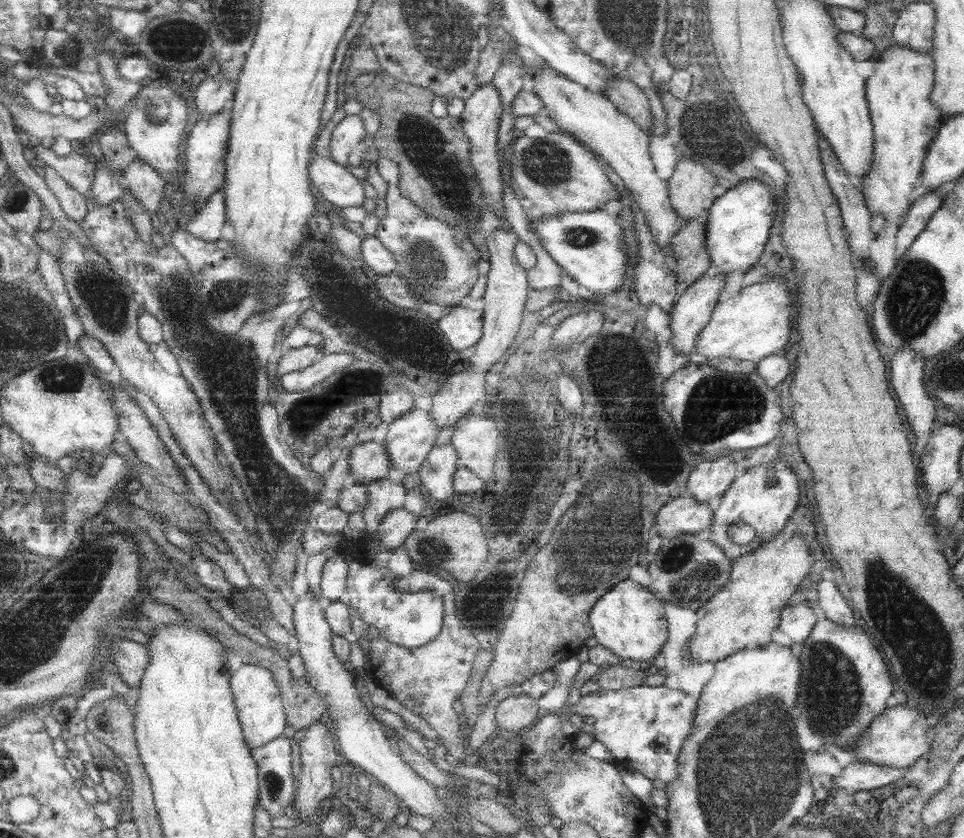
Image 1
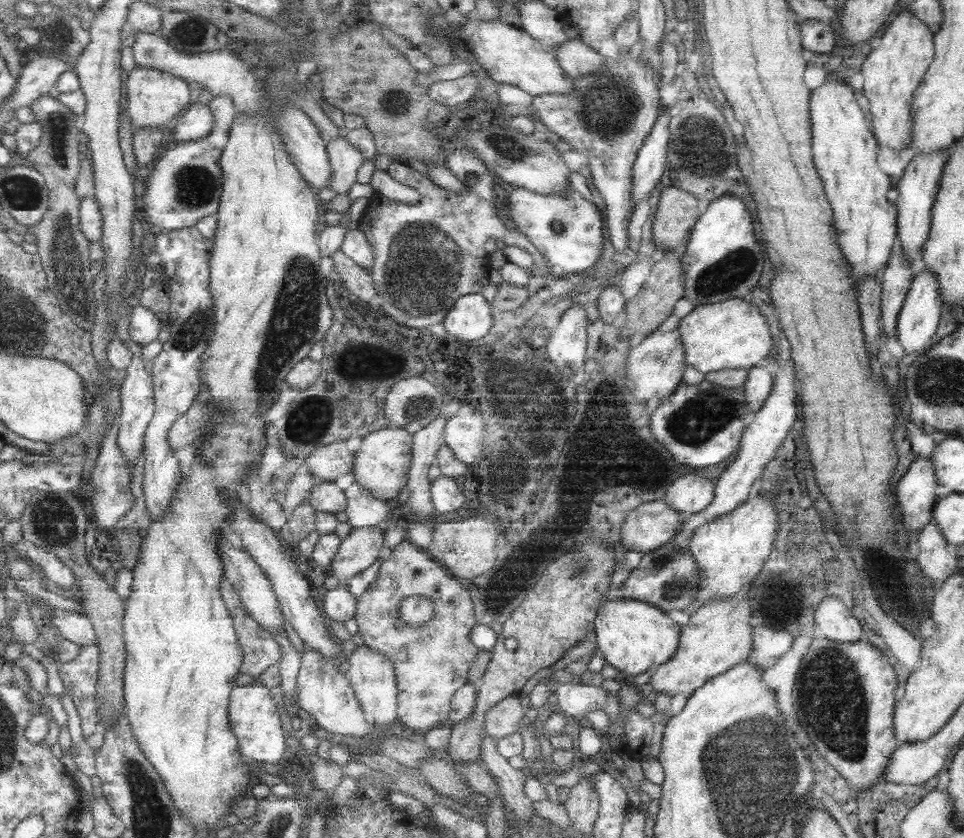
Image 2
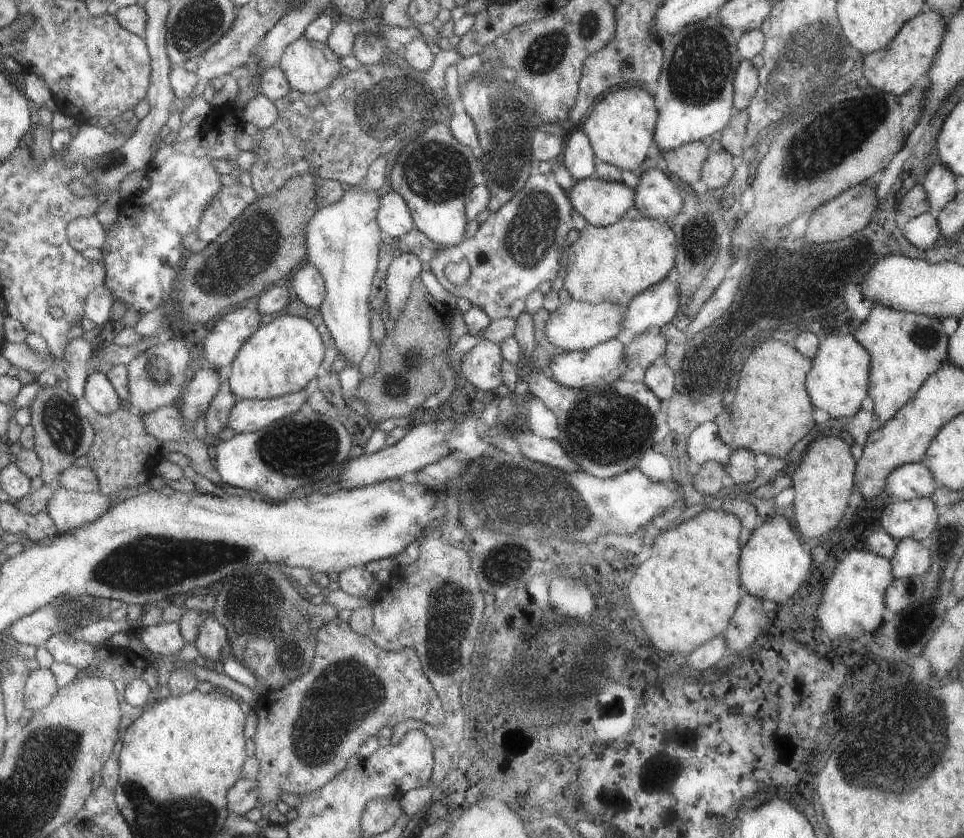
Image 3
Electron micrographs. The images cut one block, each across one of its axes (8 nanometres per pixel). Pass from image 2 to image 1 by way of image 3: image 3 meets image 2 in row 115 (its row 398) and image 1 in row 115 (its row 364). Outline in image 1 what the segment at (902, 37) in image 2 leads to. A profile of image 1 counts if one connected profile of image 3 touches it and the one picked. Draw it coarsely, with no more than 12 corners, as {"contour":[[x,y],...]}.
{"contour":[[891,43],[864,80],[870,214],[897,228],[942,125],[934,62]]}

